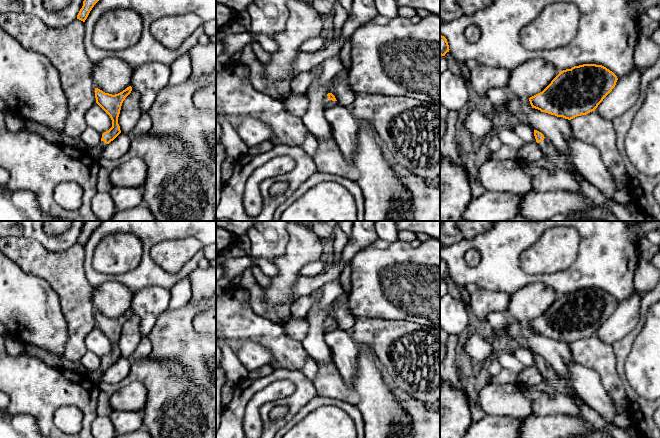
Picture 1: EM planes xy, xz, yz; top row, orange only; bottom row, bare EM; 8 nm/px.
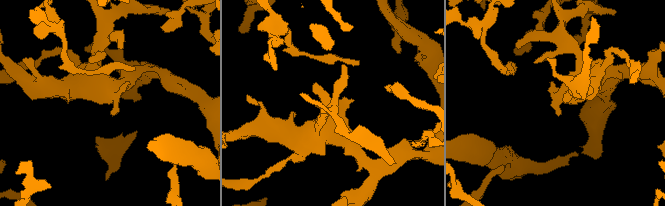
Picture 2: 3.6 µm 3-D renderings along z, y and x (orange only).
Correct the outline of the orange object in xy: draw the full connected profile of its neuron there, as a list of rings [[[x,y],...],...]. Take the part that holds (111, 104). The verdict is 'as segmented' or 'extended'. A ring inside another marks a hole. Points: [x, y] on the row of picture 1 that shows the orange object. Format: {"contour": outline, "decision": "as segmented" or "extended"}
{"contour": [[[129,86],[122,92],[112,95],[95,88],[96,103],[110,116],[112,120],[112,127],[102,134],[99,144],[87,148],[87,151],[98,161],[100,160],[102,150],[121,133],[118,124],[118,117],[123,101],[131,91],[132,87]]], "decision": "extended"}

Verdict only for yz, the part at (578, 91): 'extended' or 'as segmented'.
as segmented

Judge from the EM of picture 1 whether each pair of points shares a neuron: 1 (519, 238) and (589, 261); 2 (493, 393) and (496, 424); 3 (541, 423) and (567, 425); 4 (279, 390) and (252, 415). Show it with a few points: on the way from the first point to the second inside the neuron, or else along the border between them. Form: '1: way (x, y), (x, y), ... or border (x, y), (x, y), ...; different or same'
1: way (515, 264), (515, 268), (525, 278), (563, 278); same
2: border (486, 414), (508, 415), (518, 419); different
3: way (547, 425), (561, 425); same
4: way (271, 393), (267, 394), (254, 407); same

